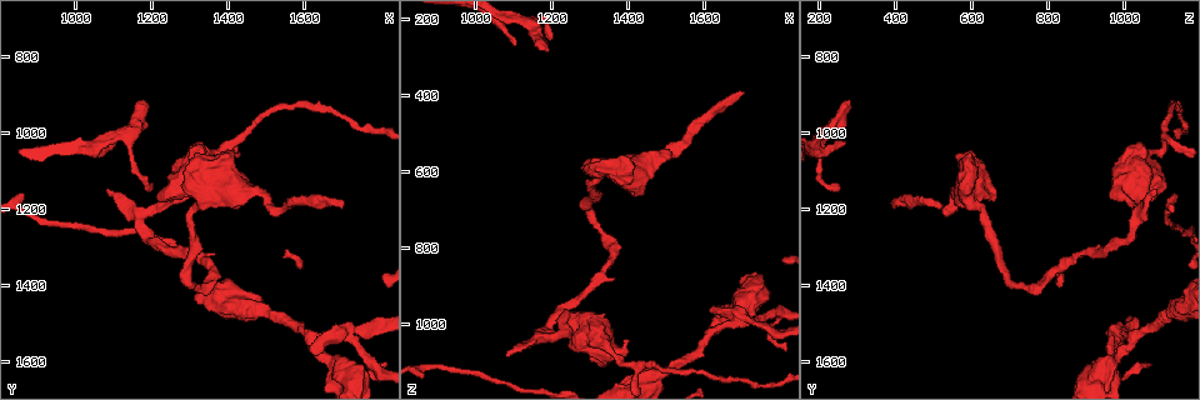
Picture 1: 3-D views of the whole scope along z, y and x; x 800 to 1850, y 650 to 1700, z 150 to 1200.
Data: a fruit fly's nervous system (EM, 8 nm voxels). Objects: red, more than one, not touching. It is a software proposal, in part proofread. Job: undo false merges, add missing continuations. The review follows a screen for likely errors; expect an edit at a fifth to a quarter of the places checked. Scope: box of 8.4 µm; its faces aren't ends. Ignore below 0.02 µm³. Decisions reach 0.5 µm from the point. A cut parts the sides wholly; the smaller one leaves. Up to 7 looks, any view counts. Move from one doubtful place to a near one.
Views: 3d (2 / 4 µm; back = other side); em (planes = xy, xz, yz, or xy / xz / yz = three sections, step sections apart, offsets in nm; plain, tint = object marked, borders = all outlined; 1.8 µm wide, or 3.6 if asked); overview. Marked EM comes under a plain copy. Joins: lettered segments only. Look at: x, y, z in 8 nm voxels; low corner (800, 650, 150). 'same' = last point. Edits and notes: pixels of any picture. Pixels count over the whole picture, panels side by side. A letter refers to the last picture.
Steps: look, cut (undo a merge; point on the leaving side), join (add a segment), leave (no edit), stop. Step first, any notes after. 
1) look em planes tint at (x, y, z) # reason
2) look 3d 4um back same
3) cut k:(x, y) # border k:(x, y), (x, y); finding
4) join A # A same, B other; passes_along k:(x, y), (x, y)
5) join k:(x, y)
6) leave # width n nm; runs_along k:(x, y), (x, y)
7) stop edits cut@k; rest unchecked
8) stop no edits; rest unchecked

look 3d 2um back at (1185, 930, 280) # branch stops here

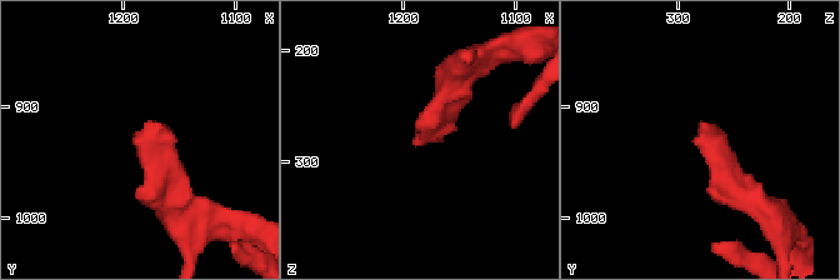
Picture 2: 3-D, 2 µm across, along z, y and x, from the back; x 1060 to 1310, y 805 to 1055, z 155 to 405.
look em yz step 8 tint at (1188, 928, 284)

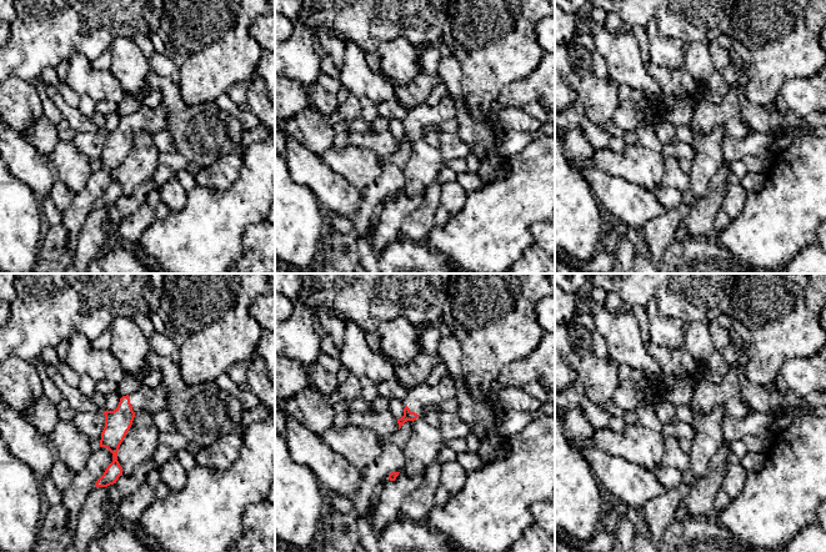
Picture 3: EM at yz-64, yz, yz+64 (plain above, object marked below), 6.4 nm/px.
look em planes borders same # another direction

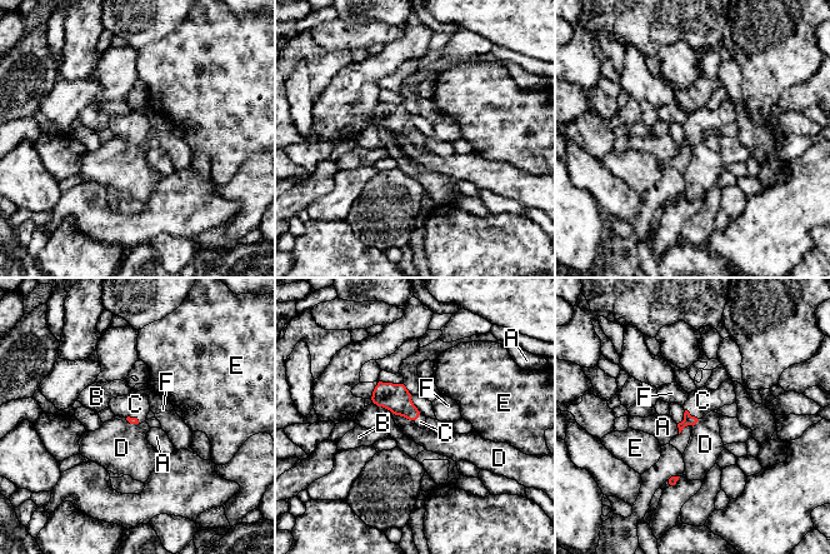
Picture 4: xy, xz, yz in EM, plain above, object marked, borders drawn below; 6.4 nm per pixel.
join 4:(703, 400) # A other, B other, C same, D other, E other, F other; passes_along 4:(688, 419), (690, 415), (703, 400); it goes on there

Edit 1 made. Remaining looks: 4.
look overview

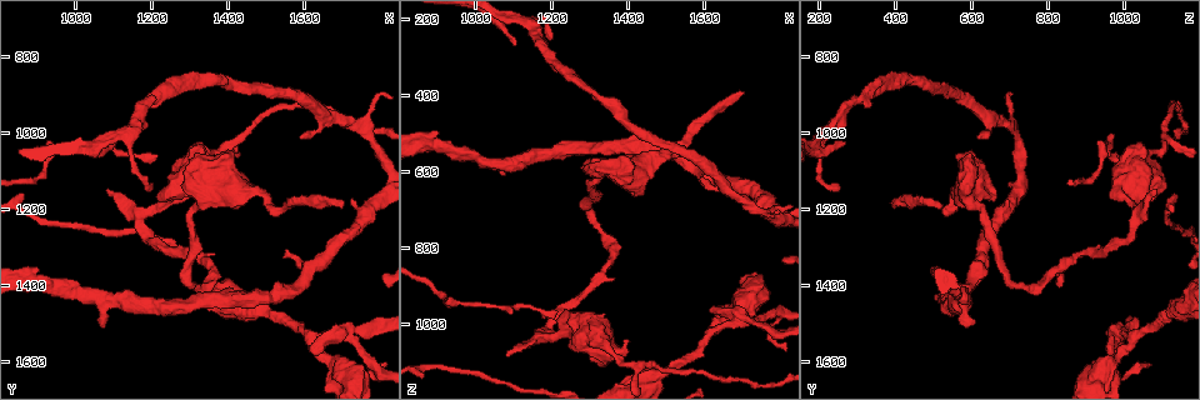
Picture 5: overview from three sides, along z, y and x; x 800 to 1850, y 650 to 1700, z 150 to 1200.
look em 3.6um planes tint at (1710, 1185, 390) # tapers out

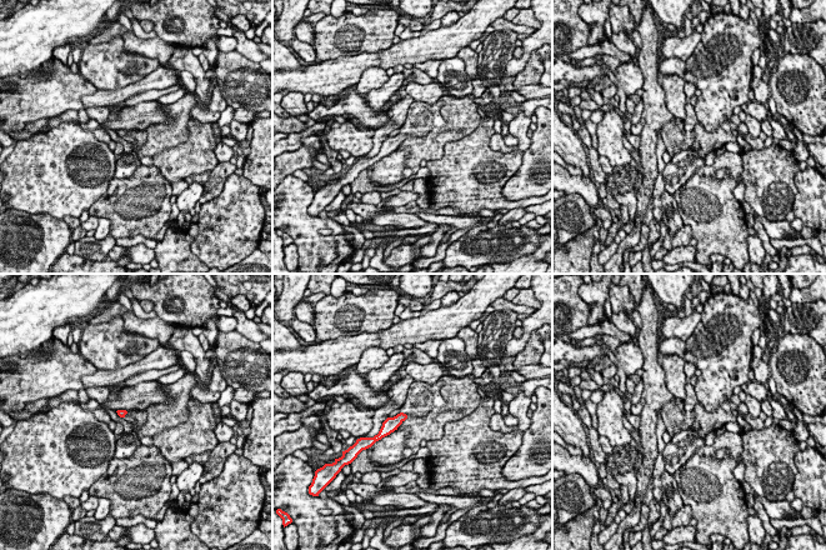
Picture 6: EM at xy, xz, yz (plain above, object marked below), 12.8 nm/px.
look em 3.6um planes borders same

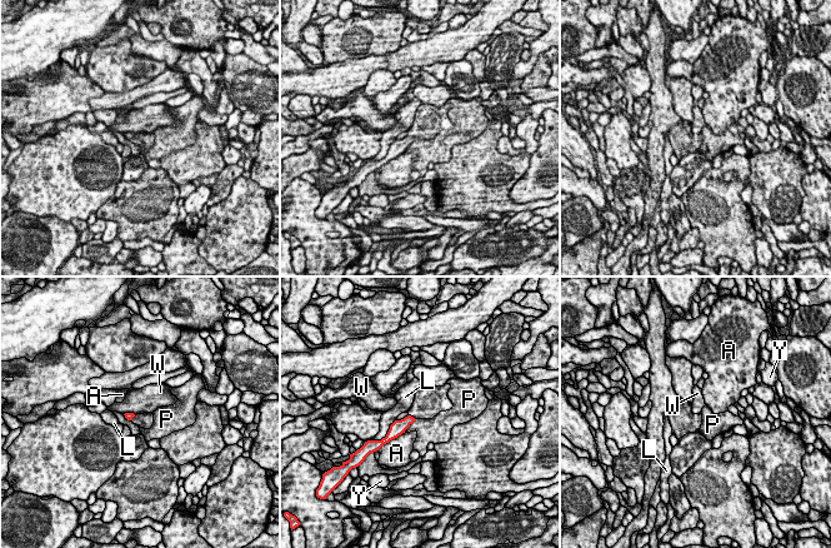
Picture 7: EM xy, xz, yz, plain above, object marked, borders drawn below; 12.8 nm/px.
leave # width 100 nm; A other, L other, P other, W other, Y other; no lettered segment goes on from it

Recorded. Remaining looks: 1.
look em planes borders at (1080, 1155, 1090) # branch stops here

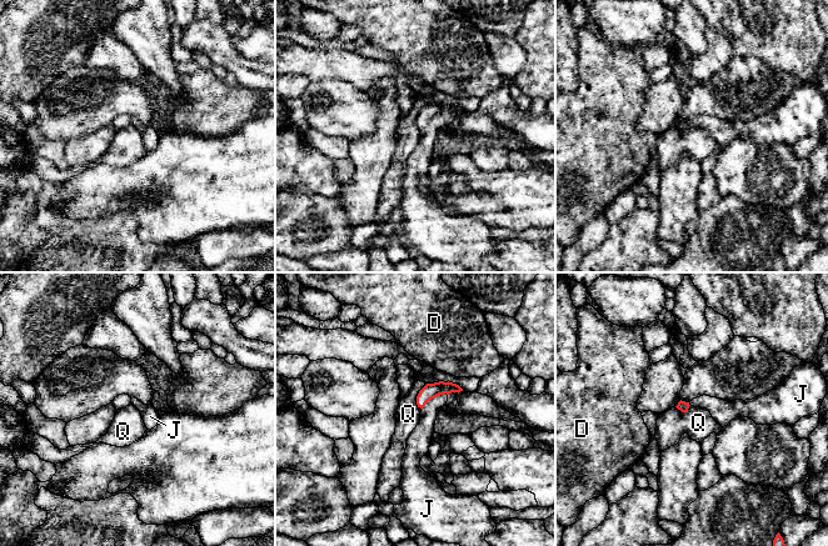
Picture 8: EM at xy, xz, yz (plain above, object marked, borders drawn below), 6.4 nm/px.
join 8:(423, 432) # D other, J same, Q other; passes_along 8:(429, 391), (433, 397), (423, 432); it goes on there

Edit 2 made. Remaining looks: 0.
stop edits join@4, join@8; rest unchecked

